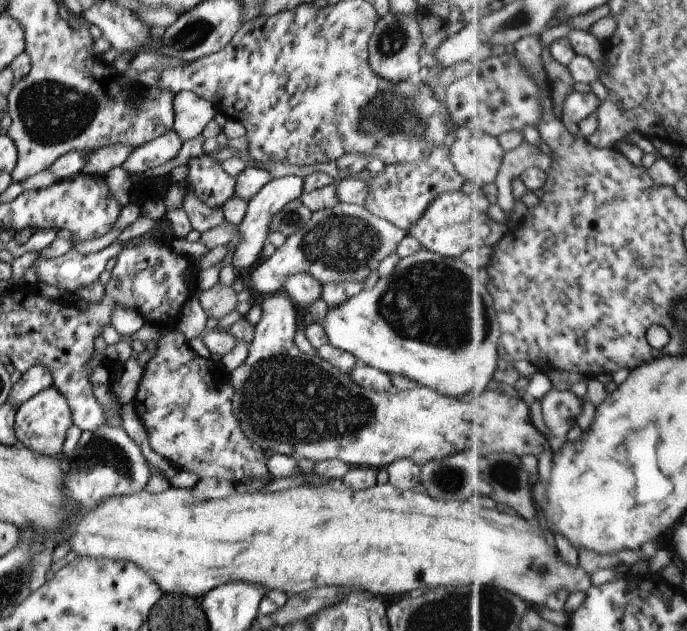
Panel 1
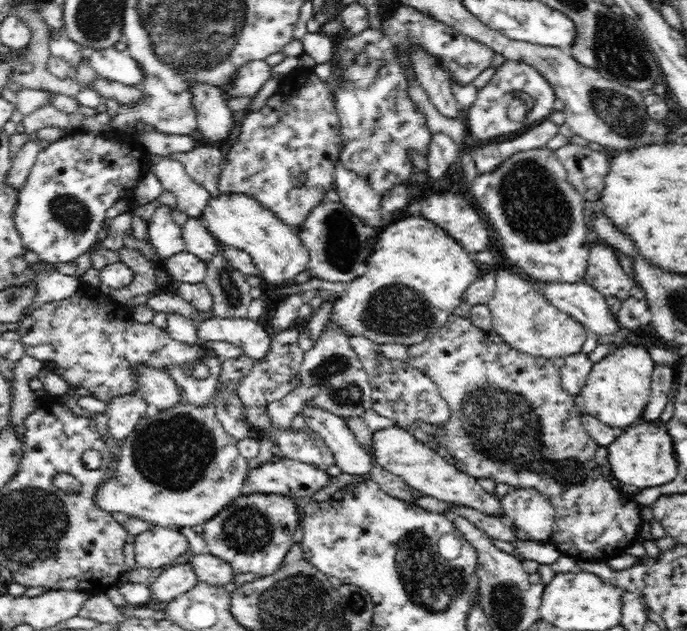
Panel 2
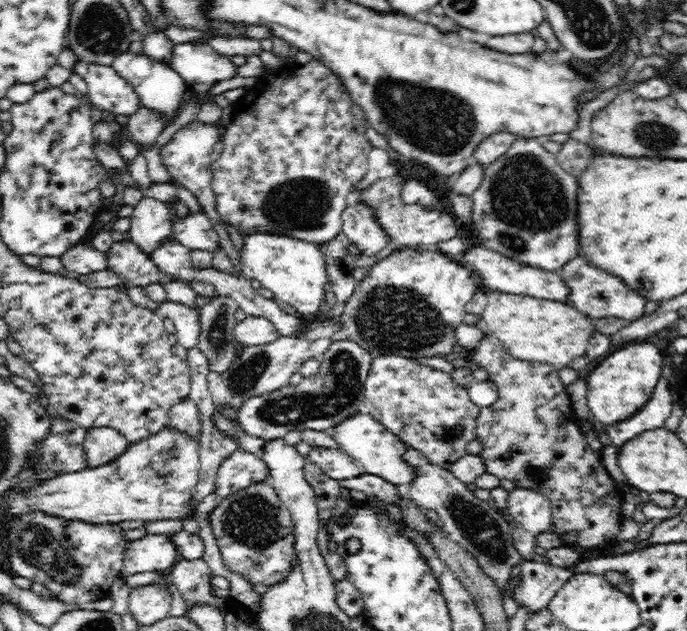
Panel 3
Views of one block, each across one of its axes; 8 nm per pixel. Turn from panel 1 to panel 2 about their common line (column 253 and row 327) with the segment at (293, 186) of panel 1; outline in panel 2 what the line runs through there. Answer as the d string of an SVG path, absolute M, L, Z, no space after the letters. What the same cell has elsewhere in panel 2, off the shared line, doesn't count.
M213 317L208 320L195 322L195 327L195 344L199 347L204 346L208 342L222 342L223 344L232 343L233 345L239 346L243 354L254 359L254 362L261 359L266 354L272 335L268 329L262 327L258 322L247 318L226 319Z

